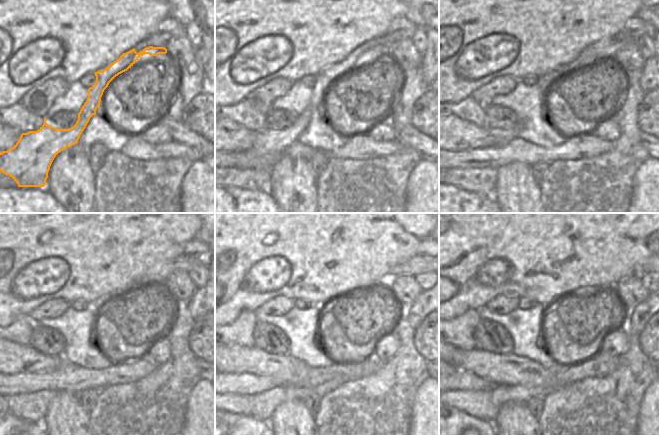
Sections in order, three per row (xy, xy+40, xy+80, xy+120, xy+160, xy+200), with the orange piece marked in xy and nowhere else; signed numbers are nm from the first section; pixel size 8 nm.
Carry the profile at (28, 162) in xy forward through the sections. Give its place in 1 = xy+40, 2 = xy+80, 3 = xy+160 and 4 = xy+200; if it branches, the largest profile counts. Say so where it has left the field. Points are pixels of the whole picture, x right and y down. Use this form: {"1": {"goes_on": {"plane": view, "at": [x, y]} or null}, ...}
{"1": {"goes_on": {"plane": "xy+40", "at": [270, 144]}}, "2": {"goes_on": {"plane": "xy+80", "at": [607, 49]}}, "3": {"goes_on": {"plane": "xy+160", "at": [418, 264]}}, "4": {"goes_on": {"plane": "xy+200", "at": [642, 270]}}}

